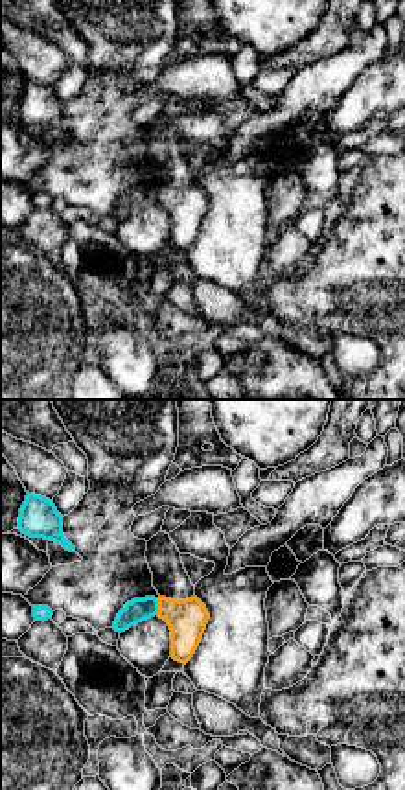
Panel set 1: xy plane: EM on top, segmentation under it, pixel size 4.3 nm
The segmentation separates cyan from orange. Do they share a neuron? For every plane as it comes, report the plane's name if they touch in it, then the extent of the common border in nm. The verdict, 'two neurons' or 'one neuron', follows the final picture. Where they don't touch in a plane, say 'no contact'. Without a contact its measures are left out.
xy | 70 nm

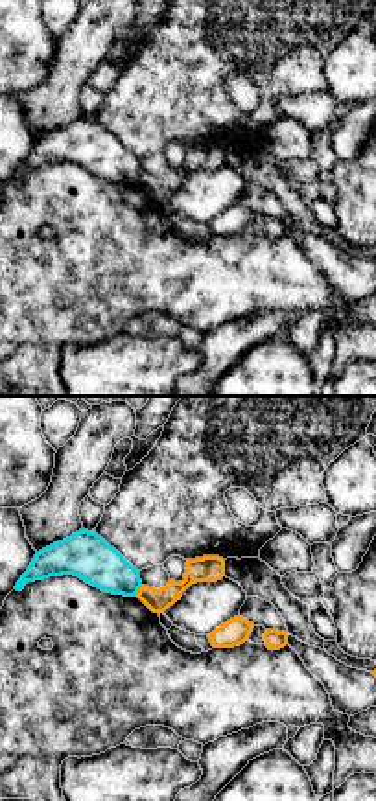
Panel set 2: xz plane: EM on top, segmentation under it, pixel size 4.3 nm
xz | 60 nm

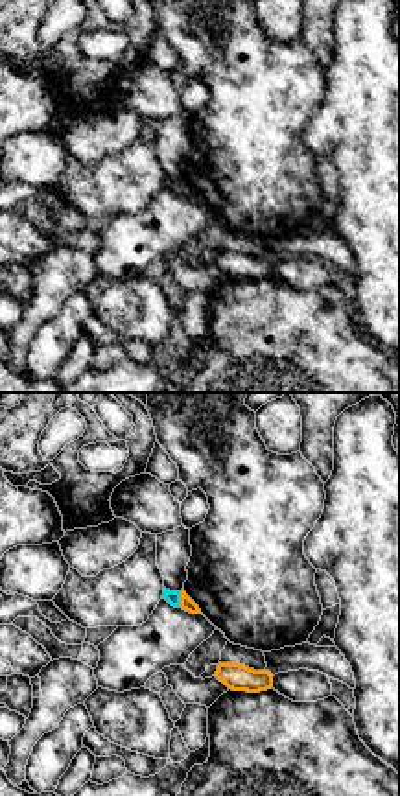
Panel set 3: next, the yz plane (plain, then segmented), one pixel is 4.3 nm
yz | 70 nm

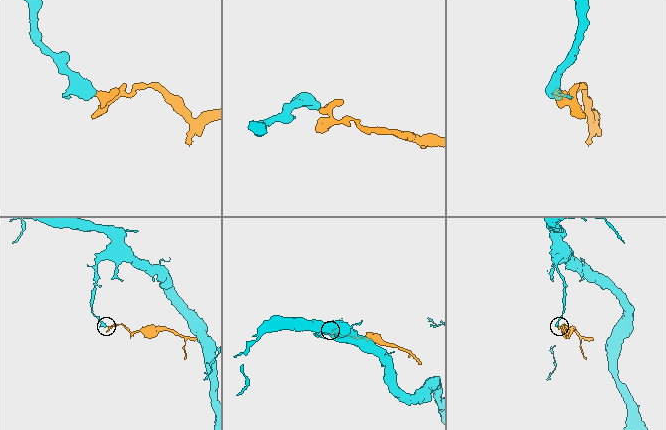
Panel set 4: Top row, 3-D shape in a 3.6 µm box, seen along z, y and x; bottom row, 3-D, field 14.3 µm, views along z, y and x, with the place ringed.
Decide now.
two neurons

